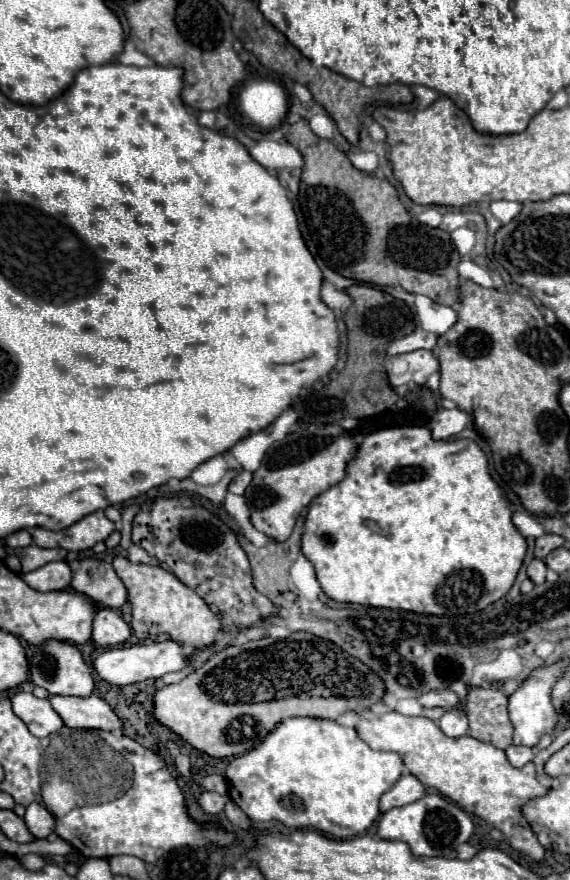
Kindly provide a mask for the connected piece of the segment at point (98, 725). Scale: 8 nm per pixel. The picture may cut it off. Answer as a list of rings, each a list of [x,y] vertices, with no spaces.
[[[98,695],[92,697],[50,697],[52,707],[62,717],[64,725],[74,729],[122,731],[120,717]]]

